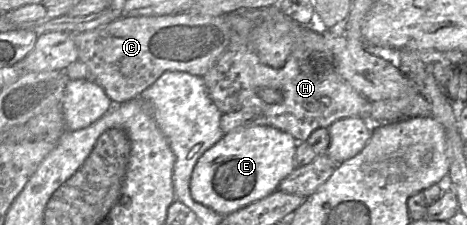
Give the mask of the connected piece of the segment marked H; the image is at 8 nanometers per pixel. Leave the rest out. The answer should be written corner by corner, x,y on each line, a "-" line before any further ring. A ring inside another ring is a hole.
286,18
284,22
282,22
286,26
288,26
289,36
292,41
292,50
291,53
282,68
272,68
260,62
258,57
255,54
247,53
247,52
236,52
236,51
226,51
215,63
214,65
206,72
206,74
202,77
204,83
206,85
206,89
208,95
217,106
217,108
222,113
229,112
238,112
238,111
257,111
259,112
267,121
267,125
279,129
283,132
289,133
298,143
306,141
309,136
318,128
329,128
335,121
347,118
347,117
357,117
362,118
363,120
368,120
371,115
371,102
359,94
339,73
335,59
331,50
327,47
325,38
322,33
328,30
319,20
315,19
313,24
301,25
291,18
-
263,87
268,87
272,89
278,89
283,94
283,101
281,103
266,103
258,96
258,90

